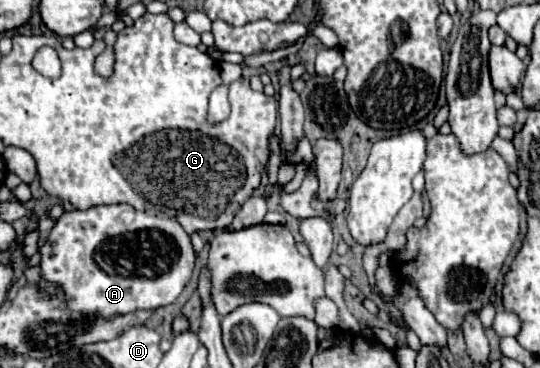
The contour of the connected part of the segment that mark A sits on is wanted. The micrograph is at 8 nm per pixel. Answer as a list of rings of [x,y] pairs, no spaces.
[[[126,203],[92,207],[86,211],[64,211],[62,217],[56,219],[46,237],[46,243],[38,249],[38,253],[42,277],[50,283],[56,283],[64,291],[66,307],[70,307],[70,311],[98,315],[102,319],[114,319],[114,315],[126,315],[138,309],[154,311],[158,307],[174,303],[190,281],[196,261],[190,235],[178,221],[146,215]]]

